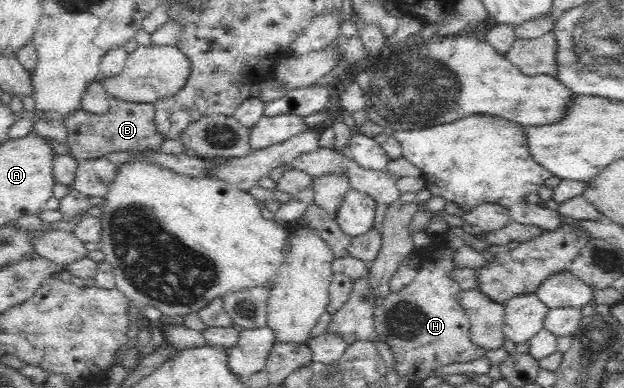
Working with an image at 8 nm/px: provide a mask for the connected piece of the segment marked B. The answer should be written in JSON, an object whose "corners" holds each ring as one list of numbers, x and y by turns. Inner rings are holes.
{"corners":[[109,97,108,113,92,114,78,110,64,119,68,132,66,146,76,161,104,158,108,153,159,150,164,141,156,128,156,111,152,103,133,103]]}

